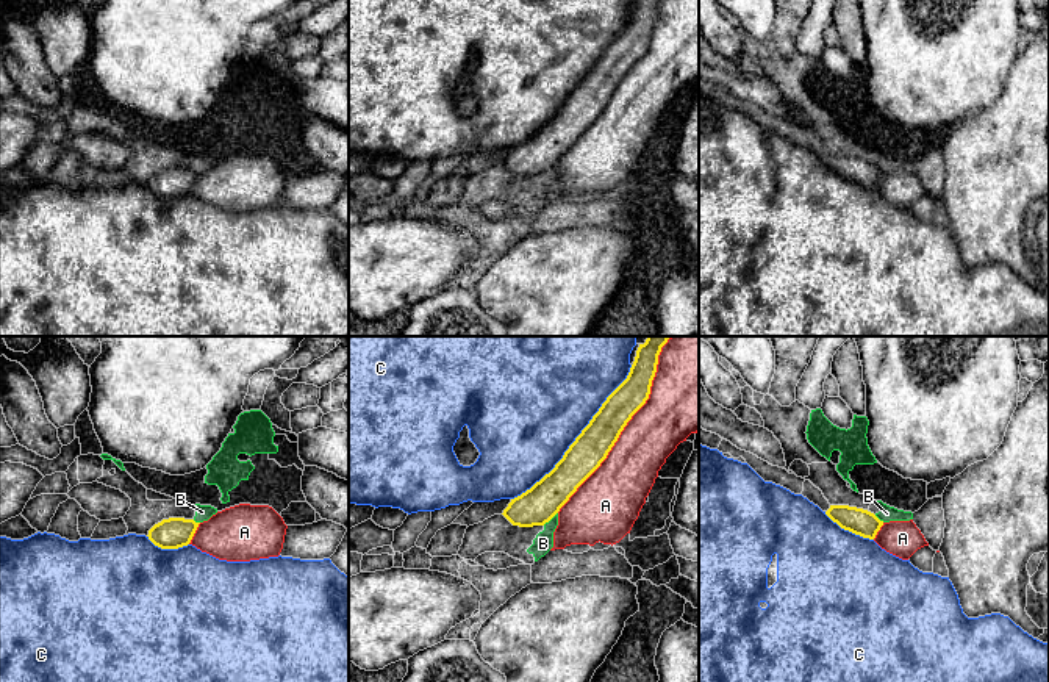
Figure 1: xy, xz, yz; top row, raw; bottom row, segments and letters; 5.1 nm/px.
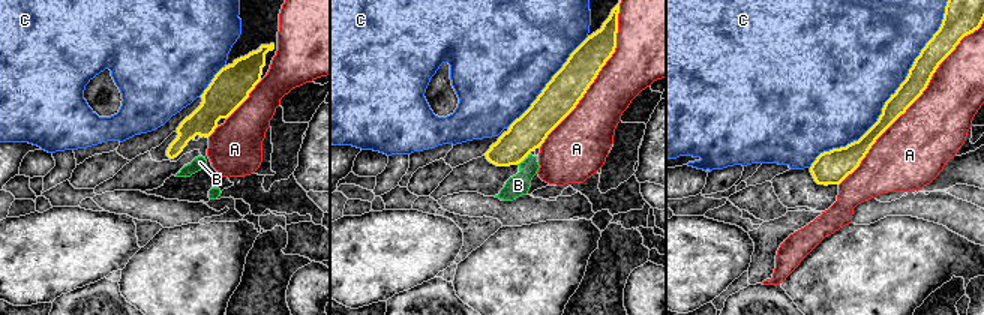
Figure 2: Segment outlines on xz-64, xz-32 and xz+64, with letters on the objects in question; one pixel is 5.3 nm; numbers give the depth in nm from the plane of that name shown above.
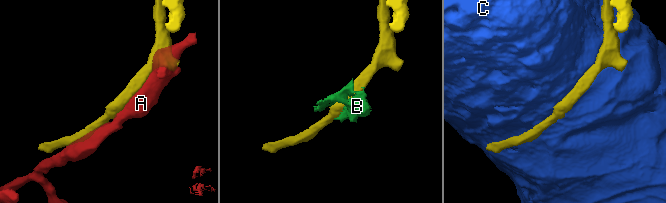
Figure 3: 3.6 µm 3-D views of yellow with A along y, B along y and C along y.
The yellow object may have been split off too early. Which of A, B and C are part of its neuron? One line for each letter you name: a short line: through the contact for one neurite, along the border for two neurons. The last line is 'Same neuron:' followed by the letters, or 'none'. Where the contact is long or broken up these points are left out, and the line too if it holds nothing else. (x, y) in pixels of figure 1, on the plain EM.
Same neuron: none

